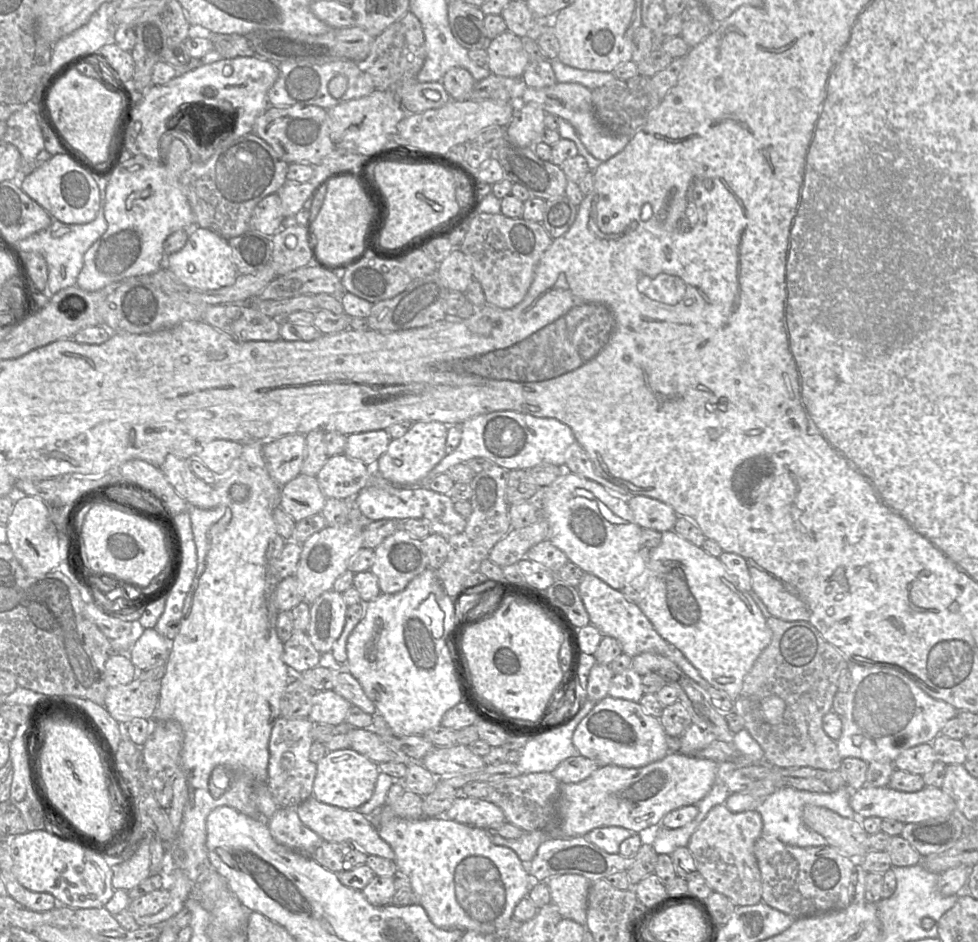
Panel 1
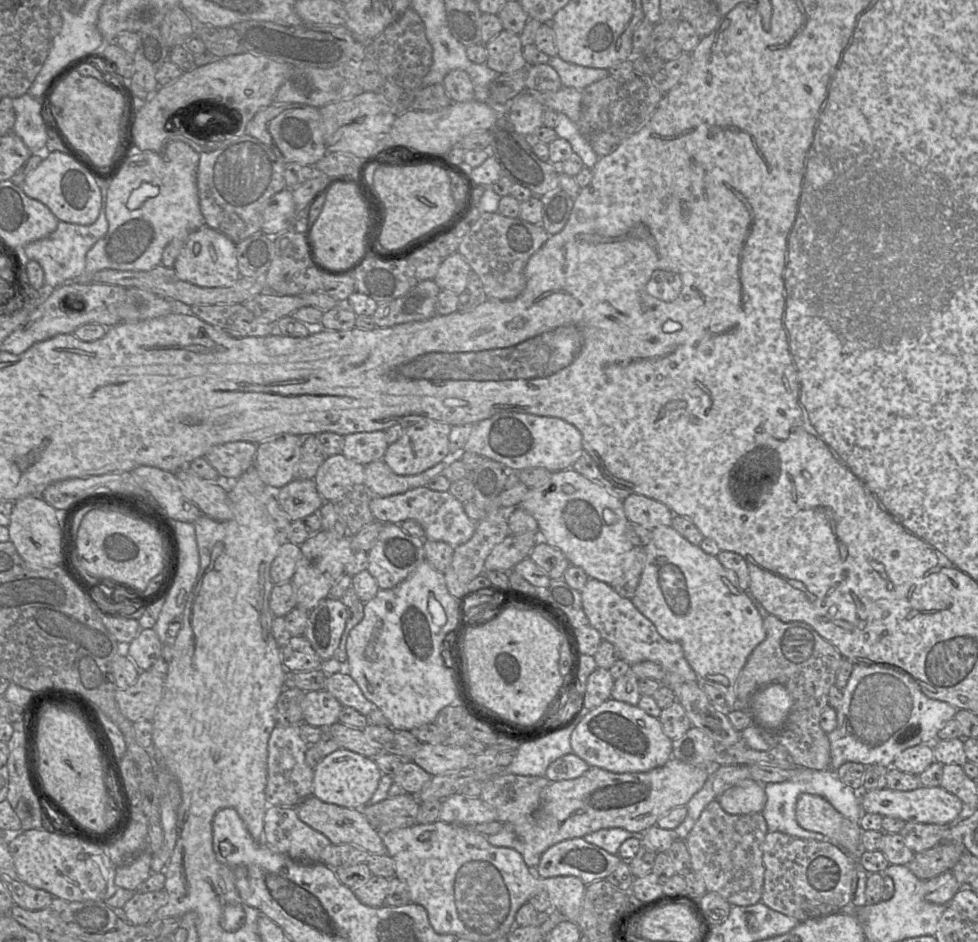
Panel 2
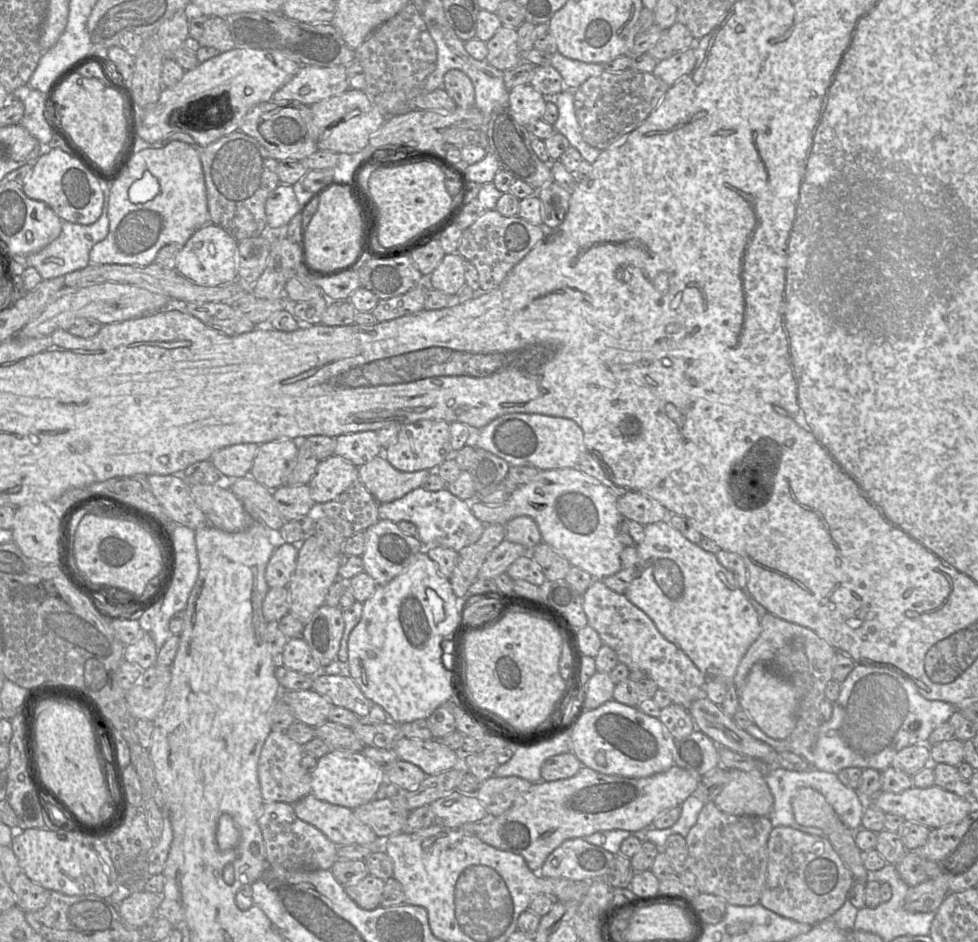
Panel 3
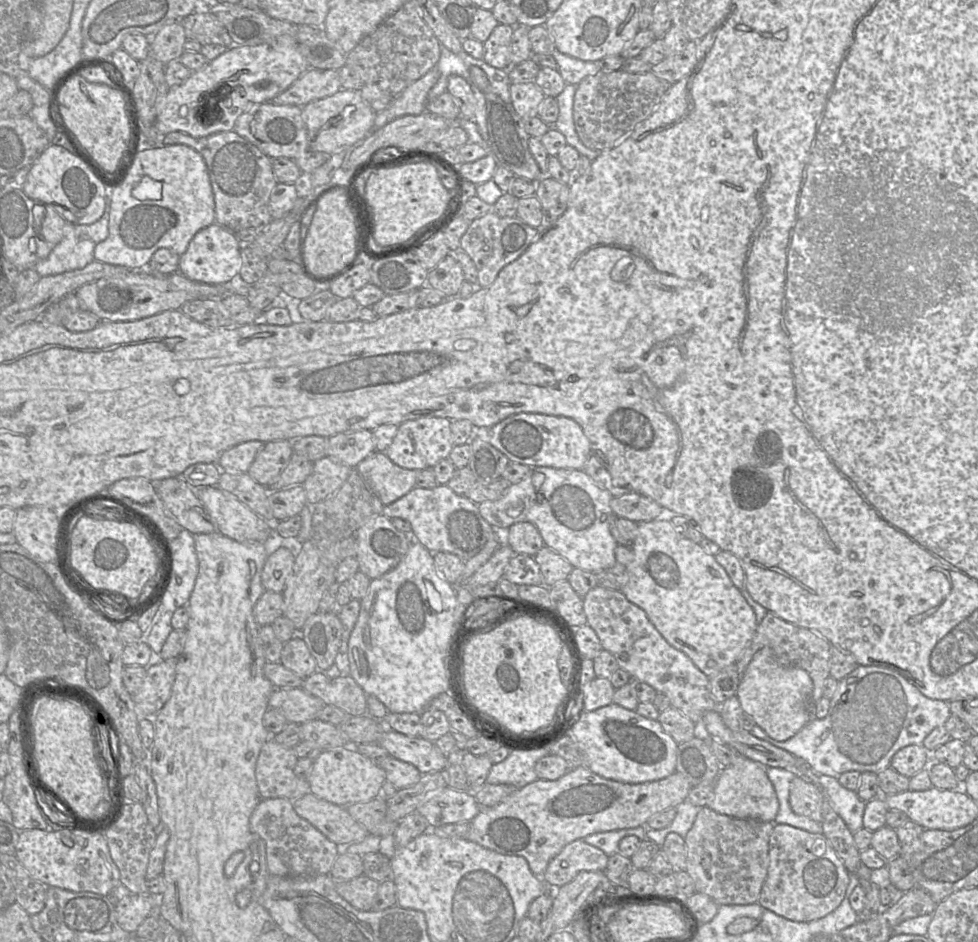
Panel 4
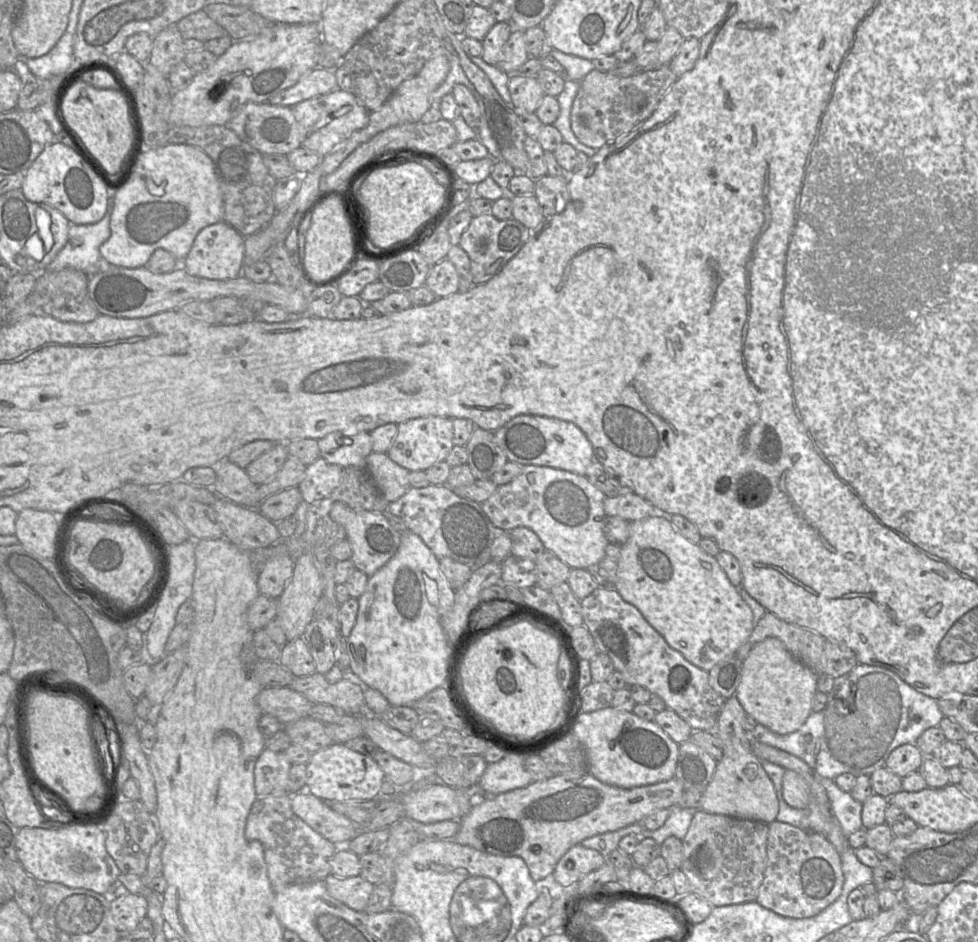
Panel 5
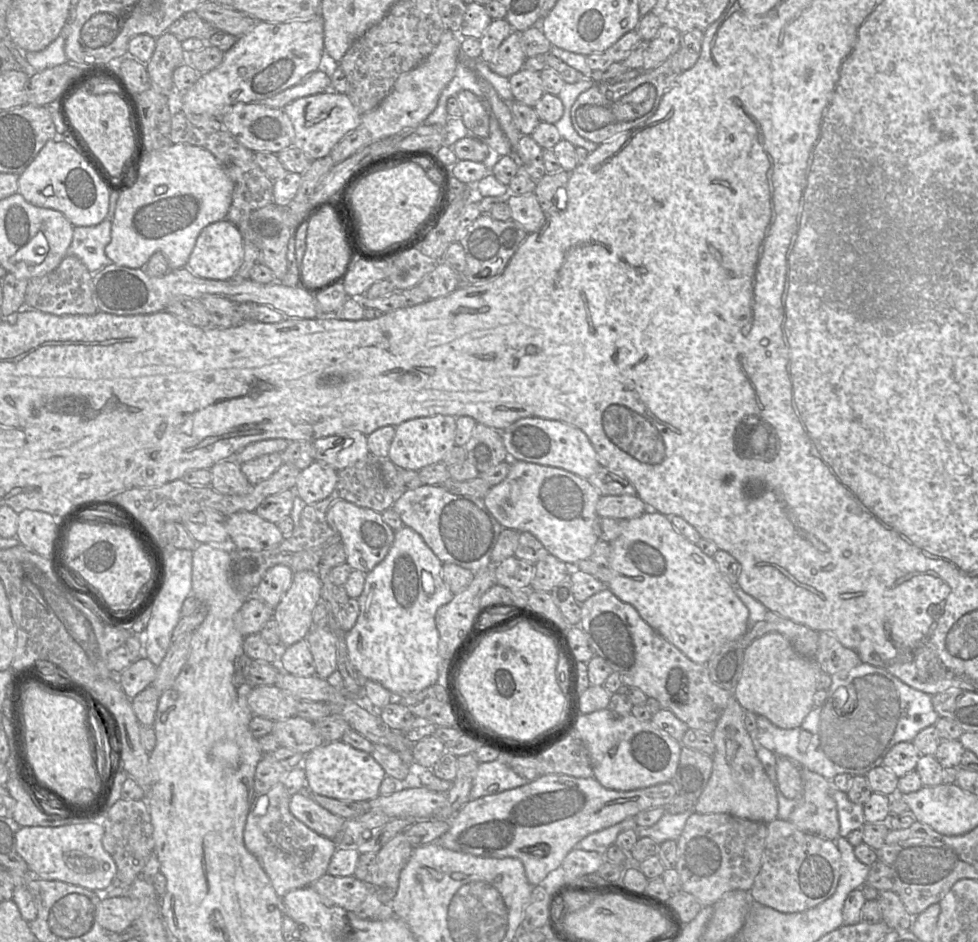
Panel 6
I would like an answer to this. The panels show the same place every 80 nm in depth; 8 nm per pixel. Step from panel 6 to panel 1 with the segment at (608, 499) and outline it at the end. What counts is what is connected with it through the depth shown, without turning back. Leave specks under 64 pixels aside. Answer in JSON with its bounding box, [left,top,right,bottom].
[626,495,678,533]

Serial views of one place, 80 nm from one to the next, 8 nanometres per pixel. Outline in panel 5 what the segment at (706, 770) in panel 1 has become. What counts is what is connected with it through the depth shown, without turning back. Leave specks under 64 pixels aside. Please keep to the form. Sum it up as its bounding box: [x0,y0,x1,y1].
[453,772,683,882]

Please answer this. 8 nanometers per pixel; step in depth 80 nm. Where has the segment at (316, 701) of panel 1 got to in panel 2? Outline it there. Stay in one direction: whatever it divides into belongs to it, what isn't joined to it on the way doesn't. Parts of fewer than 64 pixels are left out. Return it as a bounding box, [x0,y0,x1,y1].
[302,691,341,728]

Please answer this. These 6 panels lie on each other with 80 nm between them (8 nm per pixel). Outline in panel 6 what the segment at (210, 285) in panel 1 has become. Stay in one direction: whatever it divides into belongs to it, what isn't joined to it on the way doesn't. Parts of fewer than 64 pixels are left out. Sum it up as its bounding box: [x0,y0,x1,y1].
[187,219,244,280]

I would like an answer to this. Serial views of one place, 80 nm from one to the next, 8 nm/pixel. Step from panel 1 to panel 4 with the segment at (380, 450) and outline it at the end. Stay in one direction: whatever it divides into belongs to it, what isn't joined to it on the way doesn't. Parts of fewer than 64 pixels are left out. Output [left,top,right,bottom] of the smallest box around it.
[328,430,375,469]

